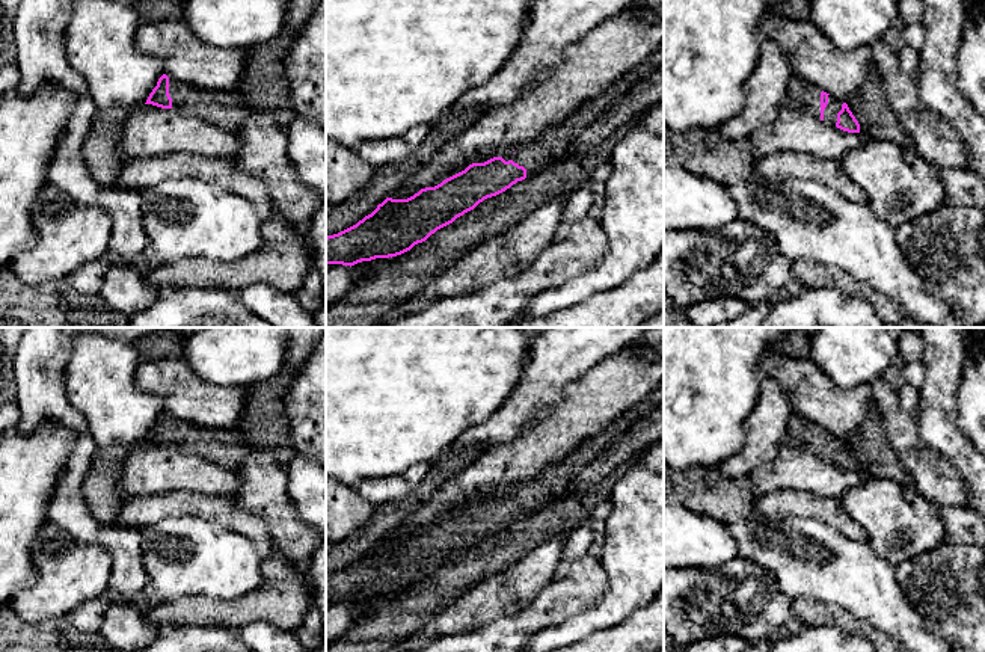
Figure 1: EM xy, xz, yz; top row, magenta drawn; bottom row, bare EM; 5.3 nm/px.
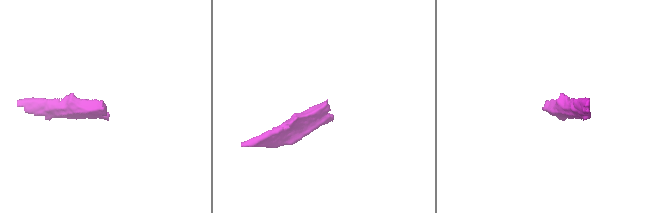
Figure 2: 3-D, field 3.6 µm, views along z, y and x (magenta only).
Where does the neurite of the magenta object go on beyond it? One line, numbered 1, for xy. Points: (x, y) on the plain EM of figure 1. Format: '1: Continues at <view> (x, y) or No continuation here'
1: Continues at xy (227, 447)

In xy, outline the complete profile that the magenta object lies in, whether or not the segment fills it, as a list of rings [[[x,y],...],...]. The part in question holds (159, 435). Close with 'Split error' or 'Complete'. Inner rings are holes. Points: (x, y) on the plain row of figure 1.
[[[163,412],[145,442],[173,447],[229,469],[238,469],[252,447],[237,429],[199,427]]]. Split error

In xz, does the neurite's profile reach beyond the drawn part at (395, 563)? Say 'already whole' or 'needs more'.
needs more

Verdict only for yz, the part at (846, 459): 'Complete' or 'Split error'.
Split error

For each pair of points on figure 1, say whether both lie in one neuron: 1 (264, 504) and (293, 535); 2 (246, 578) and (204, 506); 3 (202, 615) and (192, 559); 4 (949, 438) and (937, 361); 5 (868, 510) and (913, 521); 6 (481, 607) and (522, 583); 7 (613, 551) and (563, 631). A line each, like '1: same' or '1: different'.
1: same
2: different
3: different
4: same
5: same
6: same
7: same

